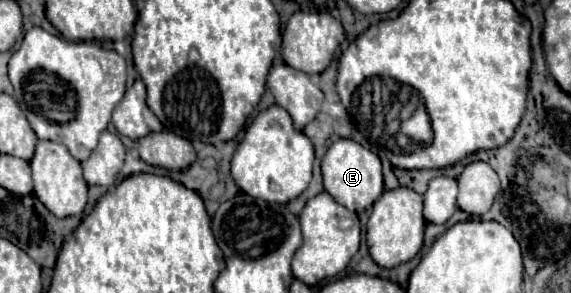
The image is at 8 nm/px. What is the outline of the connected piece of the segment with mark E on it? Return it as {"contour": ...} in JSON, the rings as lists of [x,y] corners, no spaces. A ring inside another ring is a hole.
{"contour":[[[340,138],[328,148],[328,152],[322,160],[322,176],[324,176],[326,192],[332,194],[332,198],[336,198],[336,202],[340,202],[342,206],[346,206],[352,212],[364,212],[384,192],[380,158],[350,138]]]}

